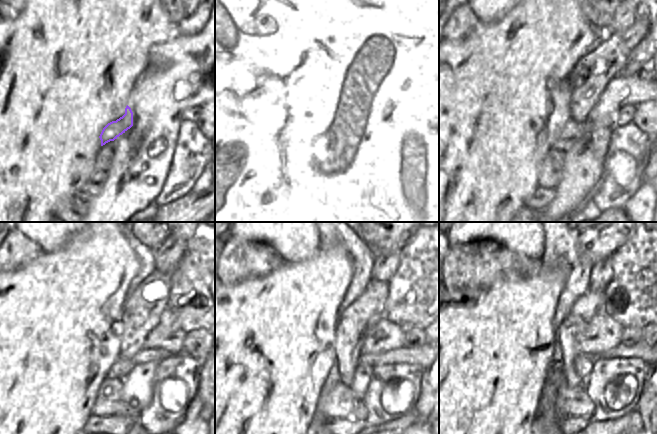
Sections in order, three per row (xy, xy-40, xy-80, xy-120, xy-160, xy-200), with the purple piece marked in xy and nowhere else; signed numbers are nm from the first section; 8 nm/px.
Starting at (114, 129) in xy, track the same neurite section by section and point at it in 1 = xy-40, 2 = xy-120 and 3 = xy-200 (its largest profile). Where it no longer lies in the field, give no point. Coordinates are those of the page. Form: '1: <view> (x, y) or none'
1: xy-40 (345, 128)
2: xy-120 (145, 355)
3: xy-200 (642, 351)

